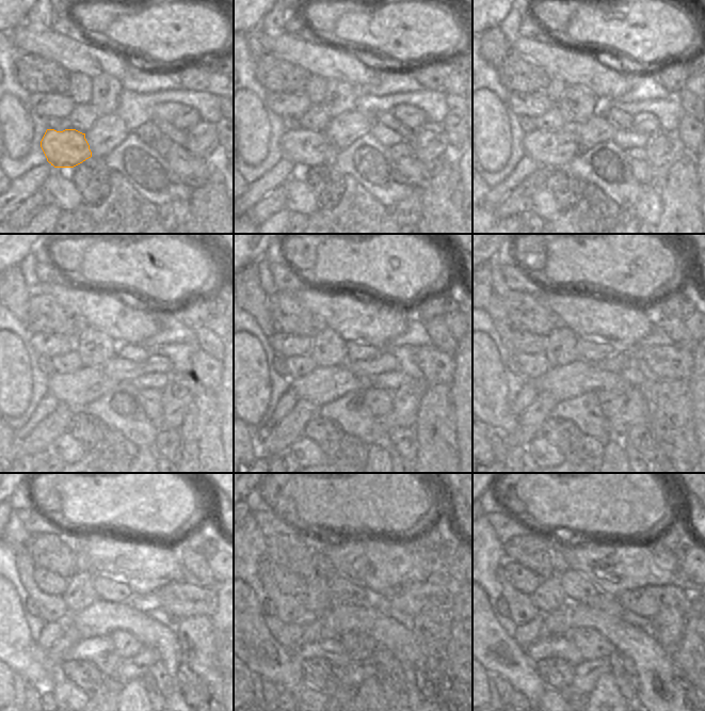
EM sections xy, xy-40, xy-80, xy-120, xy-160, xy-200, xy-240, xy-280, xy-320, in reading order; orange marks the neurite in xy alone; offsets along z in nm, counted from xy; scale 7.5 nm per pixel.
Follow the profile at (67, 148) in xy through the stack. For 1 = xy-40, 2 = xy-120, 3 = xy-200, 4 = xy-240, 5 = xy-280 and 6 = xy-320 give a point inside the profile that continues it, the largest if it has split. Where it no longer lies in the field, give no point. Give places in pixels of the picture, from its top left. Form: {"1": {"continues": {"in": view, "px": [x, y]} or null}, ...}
{"1": {"continues": {"in": "xy-40", "px": [306, 148]}}, "2": {"continues": {"in": "xy-120", "px": [79, 389]}}, "3": {"continues": {"in": "xy-200", "px": [579, 377]}}, "4": {"continues": {"in": "xy-240", "px": [102, 617]}}, "5": {"continues": {"in": "xy-280", "px": [340, 618]}}, "6": {"continues": {"in": "xy-320", "px": [663, 690]}}}

